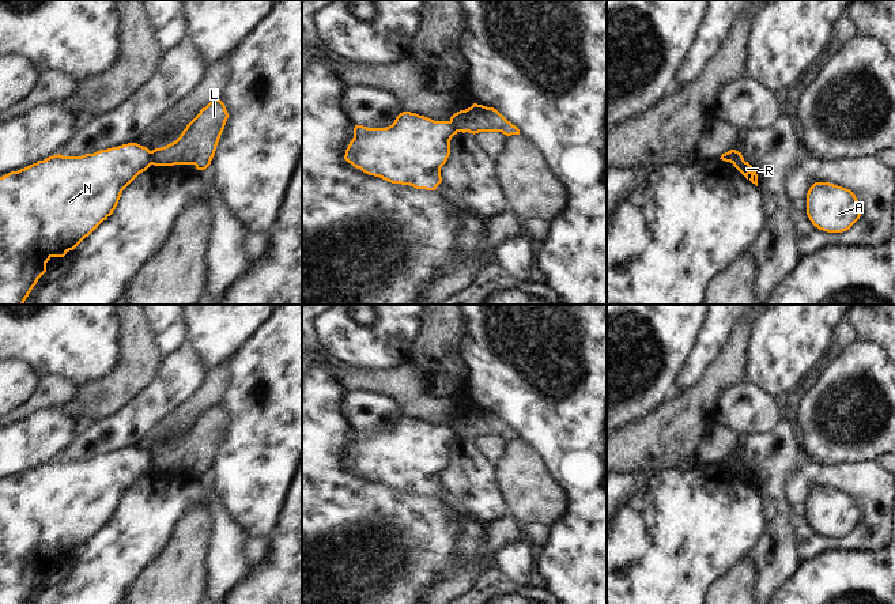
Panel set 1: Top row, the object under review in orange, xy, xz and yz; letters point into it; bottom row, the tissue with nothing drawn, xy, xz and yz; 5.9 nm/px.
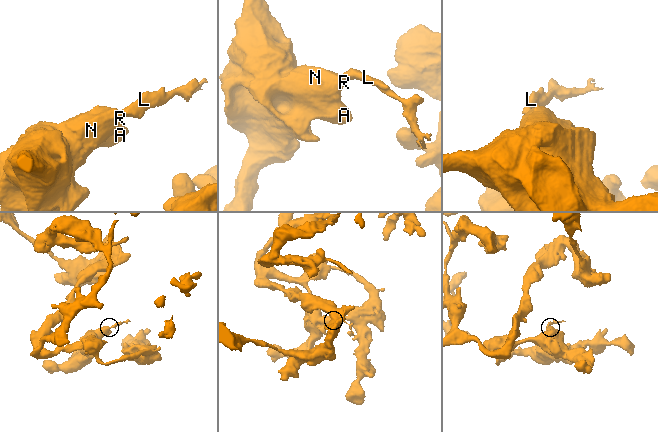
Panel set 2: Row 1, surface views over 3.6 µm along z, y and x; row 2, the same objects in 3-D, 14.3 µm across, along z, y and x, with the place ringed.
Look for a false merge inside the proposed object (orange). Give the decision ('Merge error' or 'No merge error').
Merge error

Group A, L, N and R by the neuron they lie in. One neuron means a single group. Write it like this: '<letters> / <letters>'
A N R / L

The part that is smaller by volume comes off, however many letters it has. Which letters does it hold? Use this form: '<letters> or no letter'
L

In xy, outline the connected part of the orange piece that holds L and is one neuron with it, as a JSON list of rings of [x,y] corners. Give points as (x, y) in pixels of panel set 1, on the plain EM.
[[[220,404],[209,407],[175,446],[150,456],[151,469],[195,469],[197,475],[205,475],[215,460],[227,423],[229,418]]]

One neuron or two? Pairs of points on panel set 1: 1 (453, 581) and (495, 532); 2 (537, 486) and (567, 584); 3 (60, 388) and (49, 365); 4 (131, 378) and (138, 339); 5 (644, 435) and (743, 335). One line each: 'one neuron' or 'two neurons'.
1: one neuron
2: two neurons
3: two neurons
4: one neuron
5: one neuron

